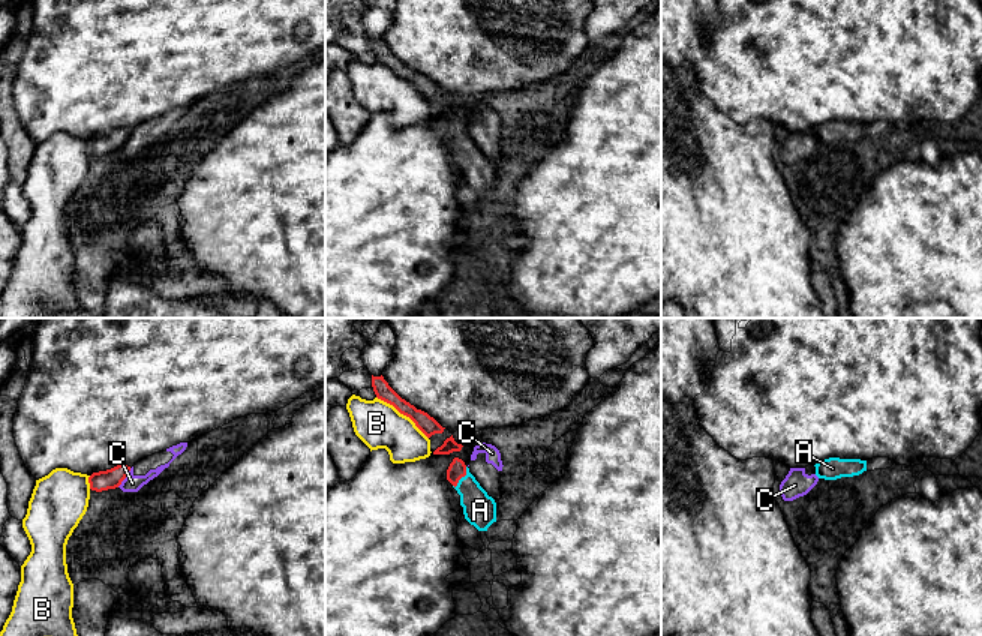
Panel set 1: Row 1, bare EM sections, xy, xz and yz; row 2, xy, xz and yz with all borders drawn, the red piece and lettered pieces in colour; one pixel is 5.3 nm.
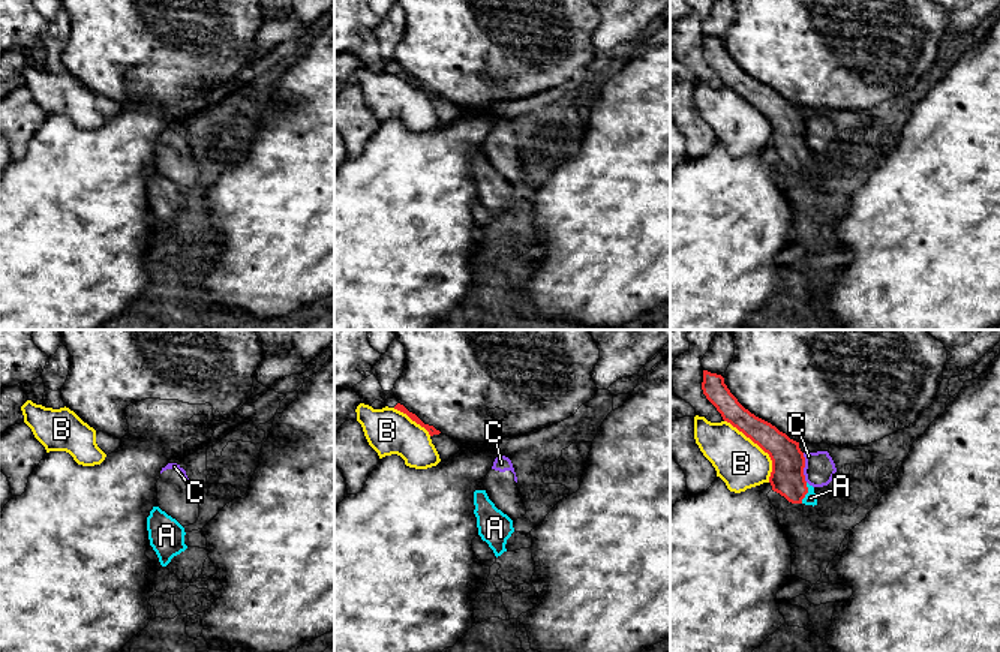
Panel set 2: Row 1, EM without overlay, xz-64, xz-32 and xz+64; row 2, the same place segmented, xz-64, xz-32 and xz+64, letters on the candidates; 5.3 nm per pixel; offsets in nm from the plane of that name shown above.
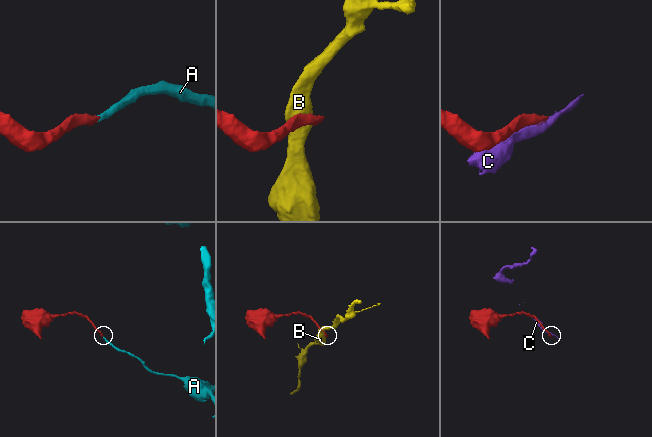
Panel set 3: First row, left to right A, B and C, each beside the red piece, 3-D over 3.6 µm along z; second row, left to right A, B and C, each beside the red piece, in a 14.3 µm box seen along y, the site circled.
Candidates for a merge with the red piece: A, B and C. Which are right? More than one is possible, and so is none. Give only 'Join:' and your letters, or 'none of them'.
Join: A

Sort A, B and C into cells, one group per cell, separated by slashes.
A / B / C

